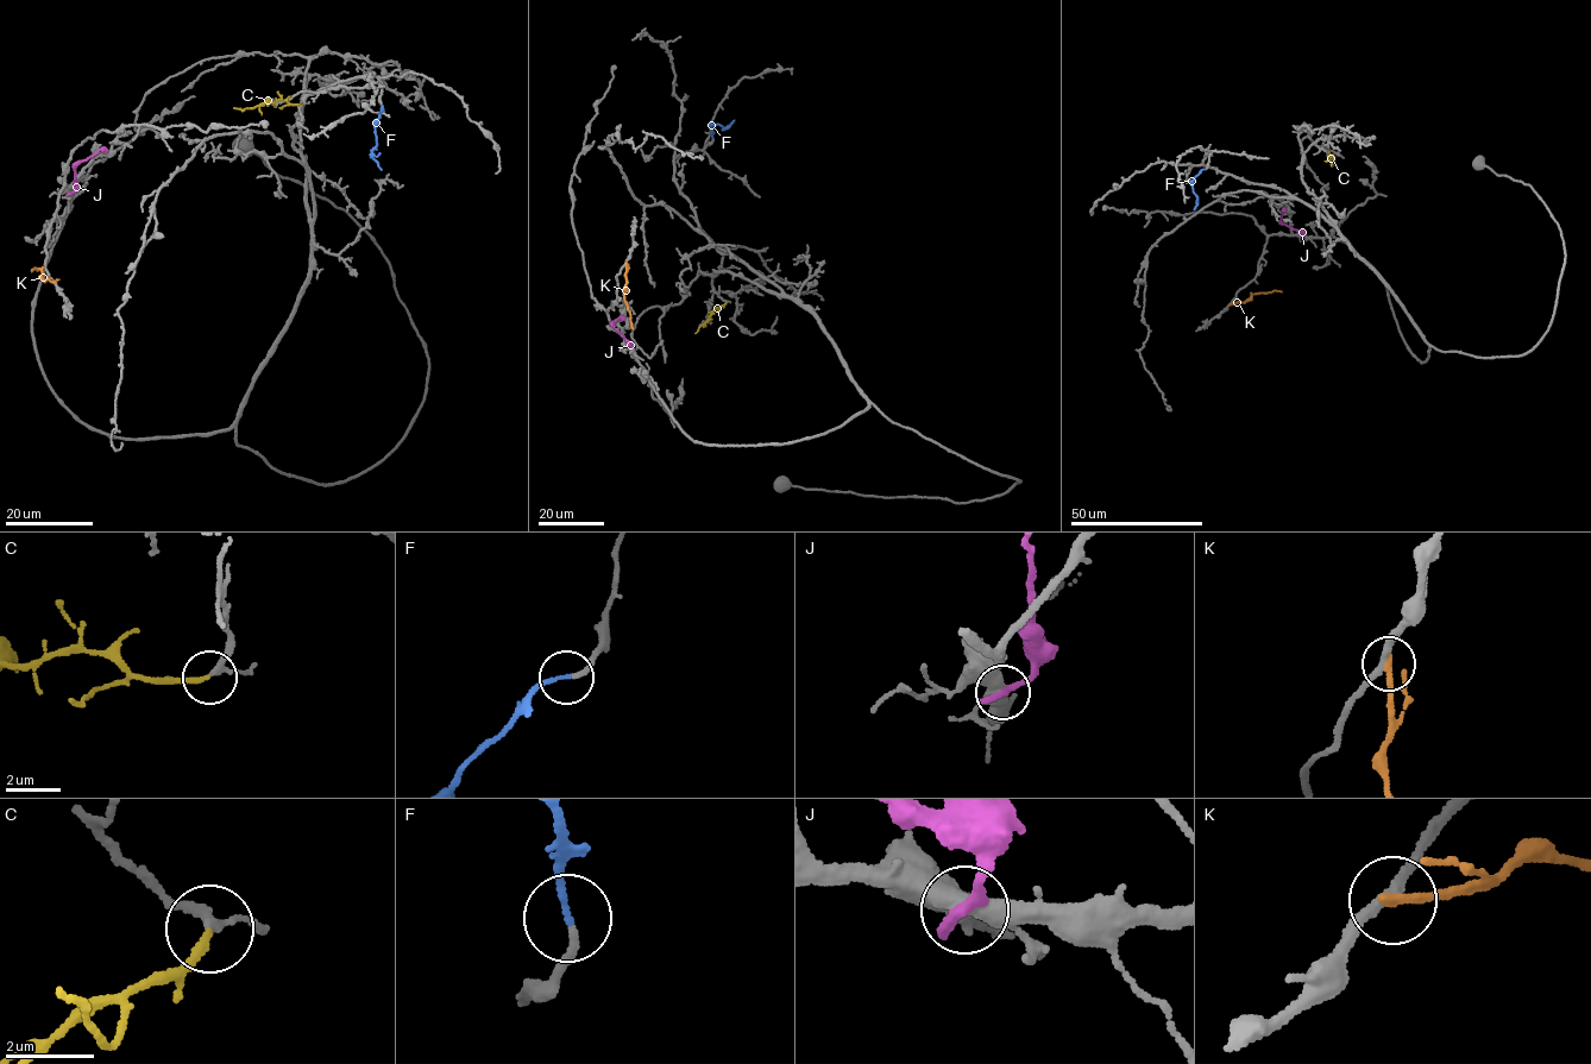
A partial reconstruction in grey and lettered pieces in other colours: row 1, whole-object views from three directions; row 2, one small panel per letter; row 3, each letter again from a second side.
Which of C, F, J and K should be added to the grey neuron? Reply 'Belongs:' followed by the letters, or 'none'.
Belongs: C, F

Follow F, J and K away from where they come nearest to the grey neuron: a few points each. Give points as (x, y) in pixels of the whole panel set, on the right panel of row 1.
F: (1205, 169), (1192, 184), (1198, 200), (1194, 209)
J: (1302, 237), (1302, 233), (1282, 222), (1285, 211)
K: (1230, 304), (1245, 302), (1255, 294), (1282, 291)

